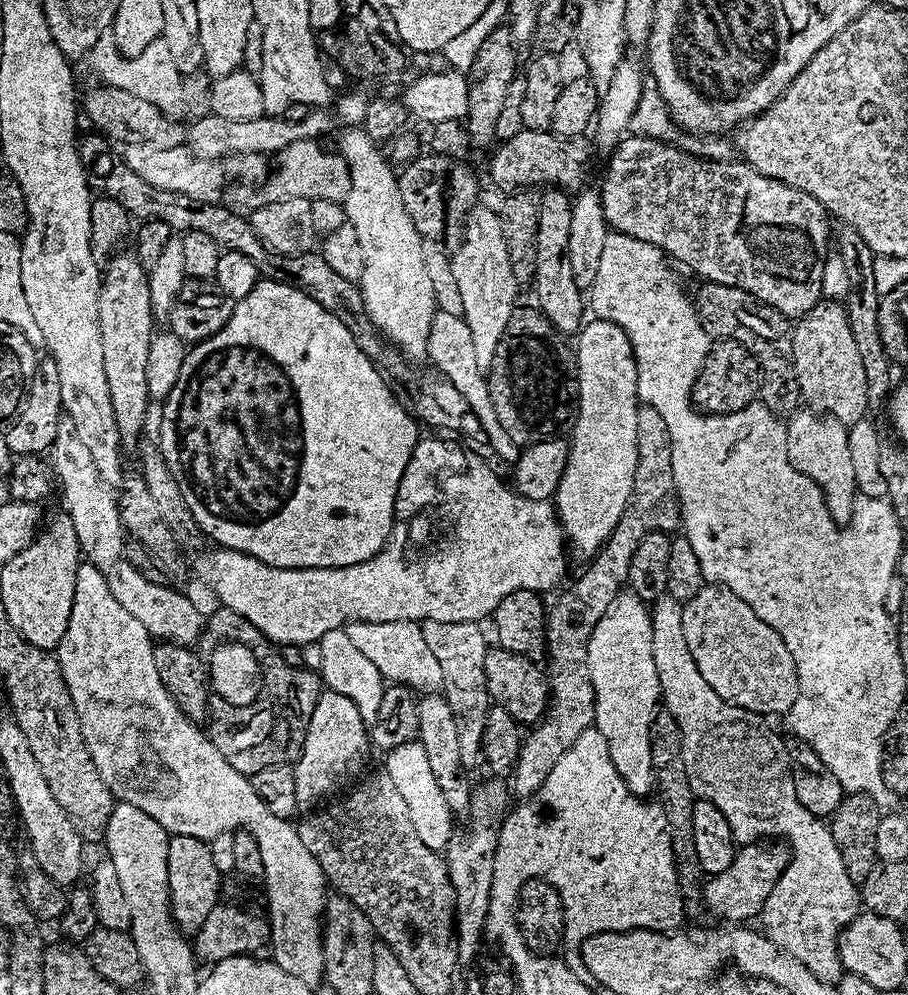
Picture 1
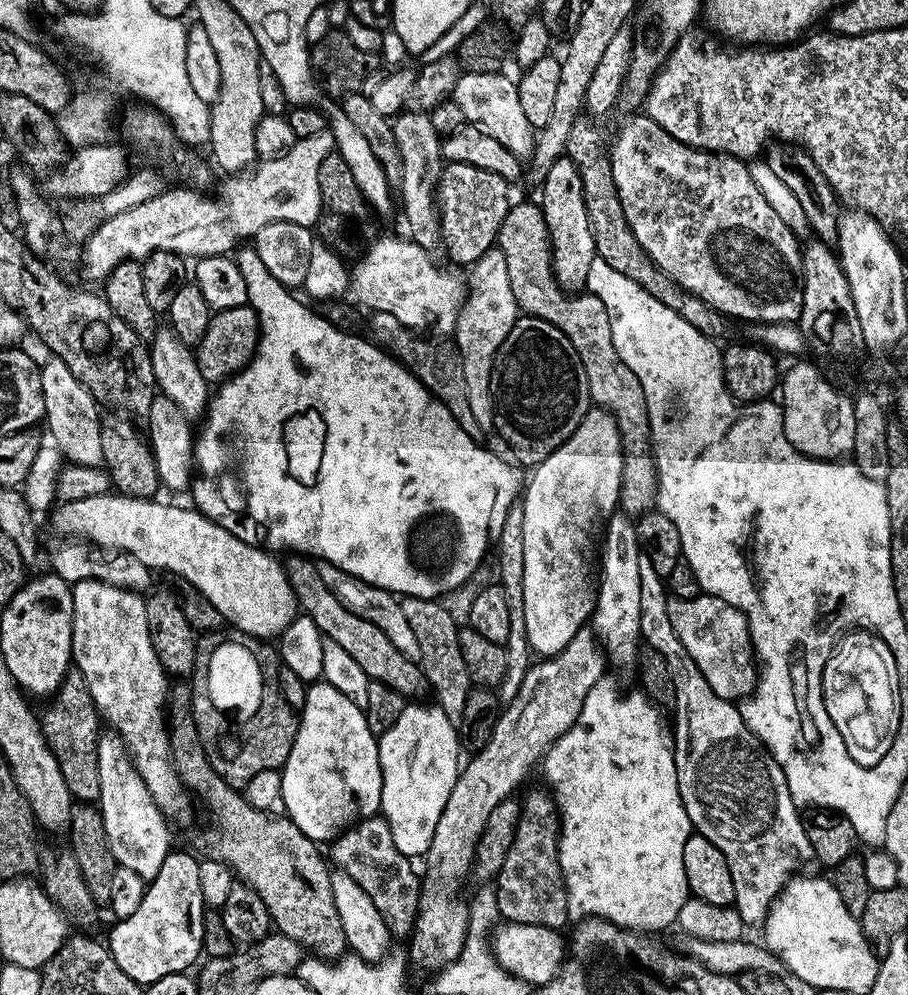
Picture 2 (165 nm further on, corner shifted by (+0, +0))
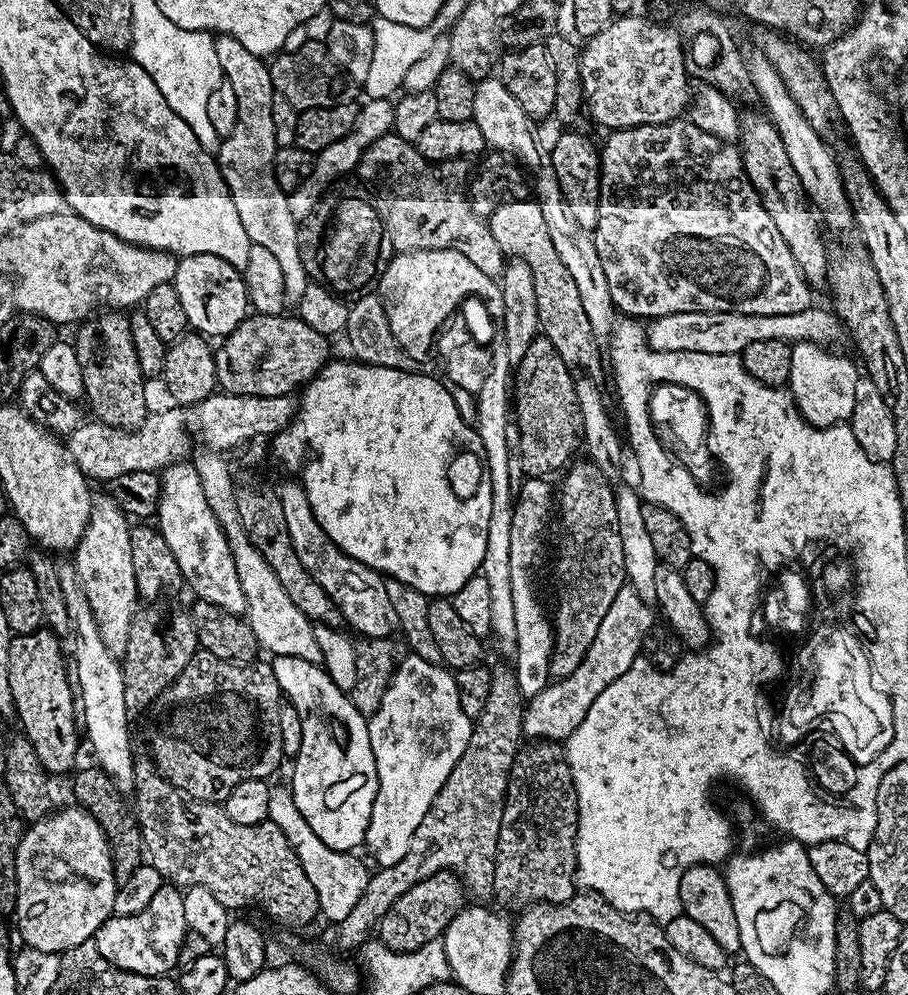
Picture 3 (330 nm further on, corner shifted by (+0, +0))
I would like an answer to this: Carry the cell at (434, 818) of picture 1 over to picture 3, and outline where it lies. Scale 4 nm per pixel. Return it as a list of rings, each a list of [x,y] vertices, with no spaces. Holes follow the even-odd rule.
[[[415,654],[405,656],[382,696],[382,706],[368,720],[370,746],[377,766],[377,796],[363,843],[380,868],[394,866],[410,850],[410,838],[414,838],[418,822],[426,818],[426,810],[430,810],[438,790],[442,790],[446,778],[450,778],[450,770],[454,770],[470,742],[473,723],[473,717],[462,710],[456,677],[443,663],[427,661]]]

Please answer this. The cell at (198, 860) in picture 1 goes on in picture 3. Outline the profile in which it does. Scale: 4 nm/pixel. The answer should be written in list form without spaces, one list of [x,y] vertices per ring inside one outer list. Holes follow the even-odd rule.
[[[165,886],[150,898],[150,906],[139,914],[108,917],[94,937],[98,954],[115,968],[137,972],[143,976],[166,976],[180,960],[184,948],[184,936],[189,935],[186,910],[182,907],[184,893],[179,887]]]

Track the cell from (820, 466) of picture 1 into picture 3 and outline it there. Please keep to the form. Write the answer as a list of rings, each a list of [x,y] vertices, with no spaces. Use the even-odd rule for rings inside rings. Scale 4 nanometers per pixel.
[[[810,342],[792,345],[790,378],[786,388],[792,393],[800,417],[807,424],[813,424],[815,428],[829,428],[851,421],[854,414],[854,386],[858,386],[861,375],[857,361],[853,360],[835,356],[827,347]]]

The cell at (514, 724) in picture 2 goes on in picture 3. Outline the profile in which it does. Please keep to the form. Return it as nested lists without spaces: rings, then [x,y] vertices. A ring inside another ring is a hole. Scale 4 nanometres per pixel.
[[[631,586],[618,590],[618,598],[606,610],[606,618],[602,618],[602,626],[598,626],[598,634],[594,642],[590,642],[590,650],[578,662],[578,670],[569,676],[553,679],[538,695],[527,701],[524,710],[524,736],[529,741],[550,740],[563,742],[567,740],[578,726],[582,726],[582,718],[594,706],[594,698],[614,682],[614,678],[622,678],[626,670],[641,655],[644,647],[644,636],[652,629],[653,609]]]

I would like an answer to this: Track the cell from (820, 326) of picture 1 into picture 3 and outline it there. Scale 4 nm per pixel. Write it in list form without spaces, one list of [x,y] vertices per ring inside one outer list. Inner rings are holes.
[[[744,112],[740,117],[740,135],[738,151],[744,162],[744,173],[759,194],[762,206],[770,218],[774,218],[774,226],[778,226],[778,234],[790,246],[790,254],[794,254],[794,262],[804,275],[804,281],[813,290],[822,289],[828,283],[828,265],[830,251],[820,237],[820,228],[812,221],[813,211],[800,186],[798,174],[794,174],[794,166],[790,166],[790,157],[786,154],[786,145],[782,142],[782,134],[768,119],[767,115],[756,112]]]

